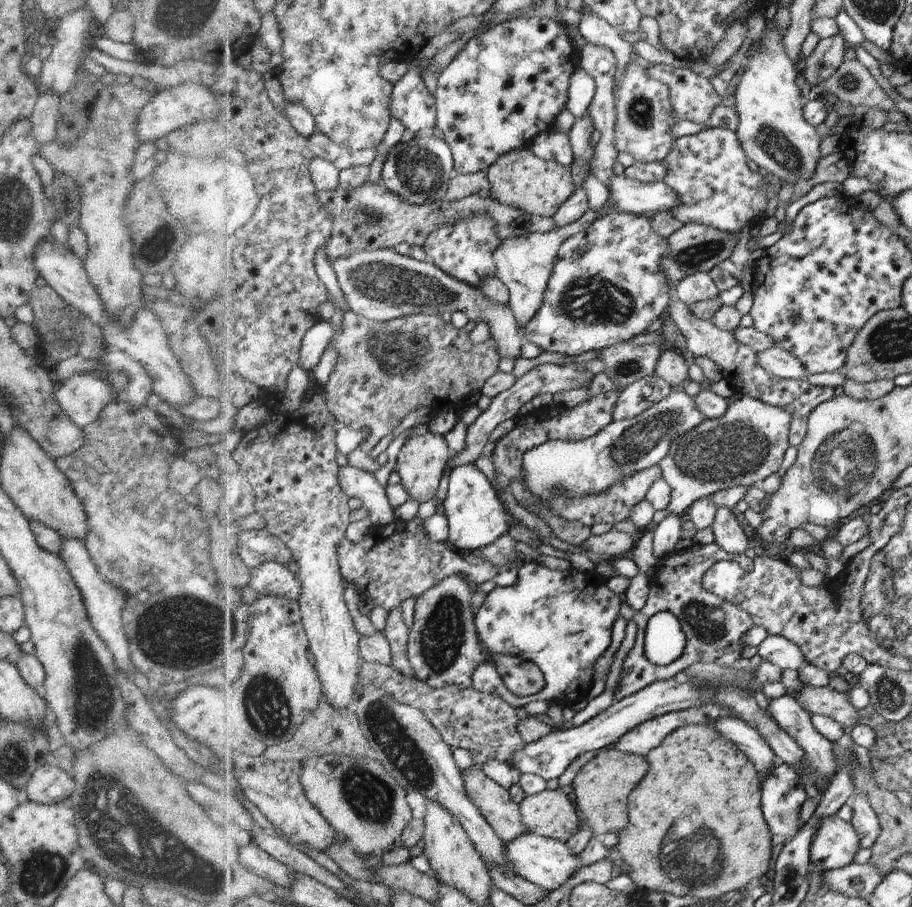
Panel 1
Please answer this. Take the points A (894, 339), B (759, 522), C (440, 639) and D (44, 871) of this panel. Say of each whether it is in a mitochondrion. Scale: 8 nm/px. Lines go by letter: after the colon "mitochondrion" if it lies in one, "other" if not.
A: mitochondrion
B: other
C: mitochondrion
D: mitochondrion

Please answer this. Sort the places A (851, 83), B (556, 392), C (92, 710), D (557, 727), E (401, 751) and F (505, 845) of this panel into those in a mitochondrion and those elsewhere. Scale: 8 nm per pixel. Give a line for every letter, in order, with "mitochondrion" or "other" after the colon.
A: mitochondrion
B: other
C: mitochondrion
D: other
E: mitochondrion
F: other

